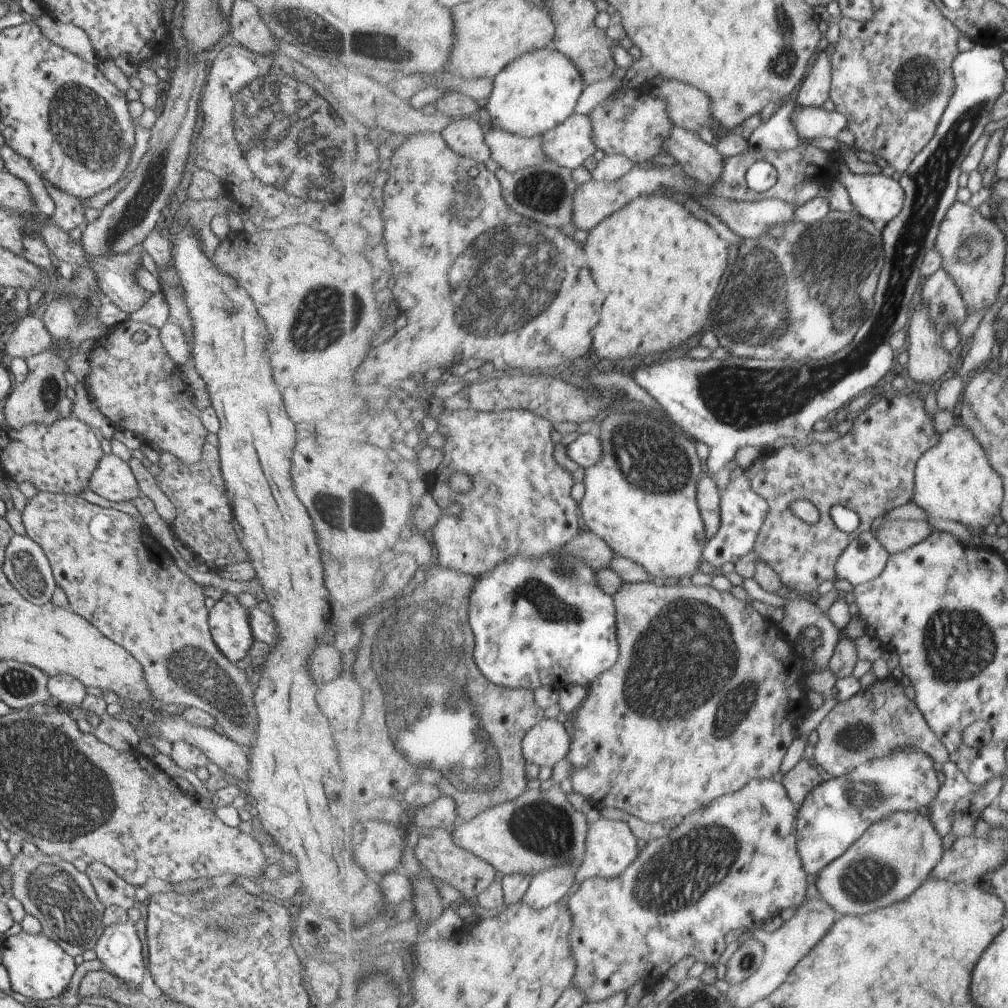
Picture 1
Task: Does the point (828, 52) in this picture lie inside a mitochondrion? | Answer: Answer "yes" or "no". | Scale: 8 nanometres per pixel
no

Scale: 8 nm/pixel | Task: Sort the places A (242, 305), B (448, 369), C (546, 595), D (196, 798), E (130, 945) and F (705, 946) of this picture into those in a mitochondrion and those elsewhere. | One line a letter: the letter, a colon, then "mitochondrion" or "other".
A: other
B: other
C: mitochondrion
D: other
E: other
F: other

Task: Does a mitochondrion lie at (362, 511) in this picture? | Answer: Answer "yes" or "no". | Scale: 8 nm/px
yes

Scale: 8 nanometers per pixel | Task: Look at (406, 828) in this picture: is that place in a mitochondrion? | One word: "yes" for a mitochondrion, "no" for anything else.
no

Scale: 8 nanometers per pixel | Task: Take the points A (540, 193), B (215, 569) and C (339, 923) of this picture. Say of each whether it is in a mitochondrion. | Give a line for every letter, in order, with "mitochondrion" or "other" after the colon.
A: mitochondrion
B: other
C: other

